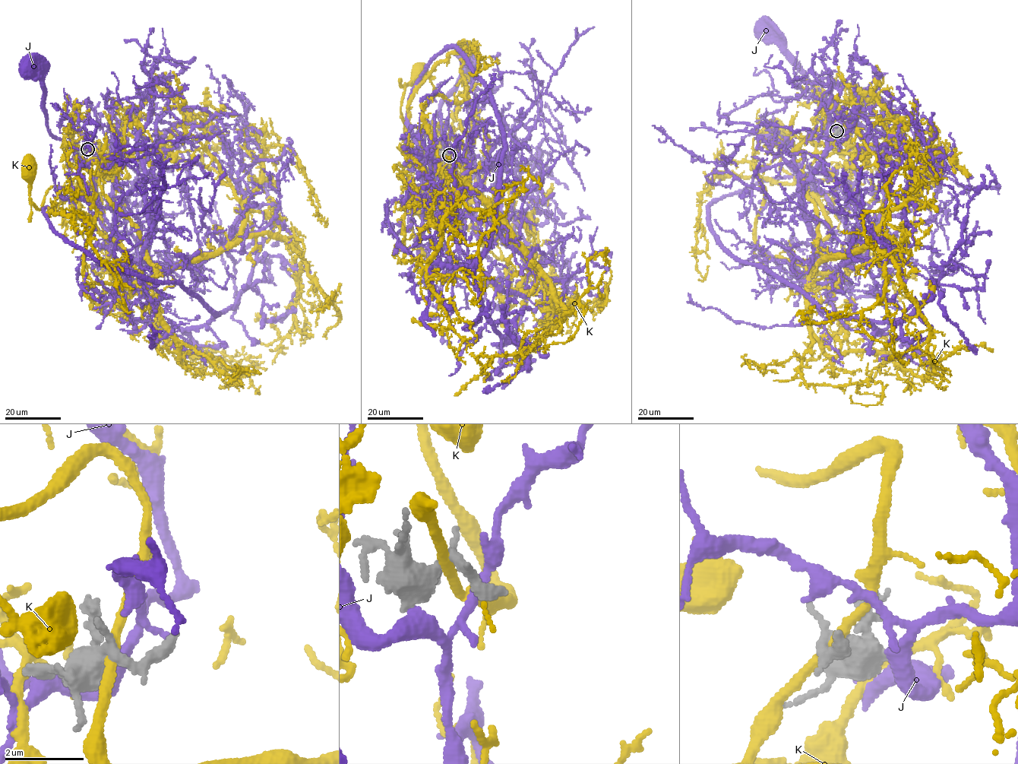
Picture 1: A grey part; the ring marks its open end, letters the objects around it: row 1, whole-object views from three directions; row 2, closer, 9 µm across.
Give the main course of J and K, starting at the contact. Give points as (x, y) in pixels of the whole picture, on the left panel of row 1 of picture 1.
J: (81, 150), (90, 145), (111, 178), (118, 238), (88, 163), (53, 137), (44, 89), (28, 68)
K: (83, 151), (112, 165), (102, 194), (149, 277), (70, 188), (36, 209), (30, 166)

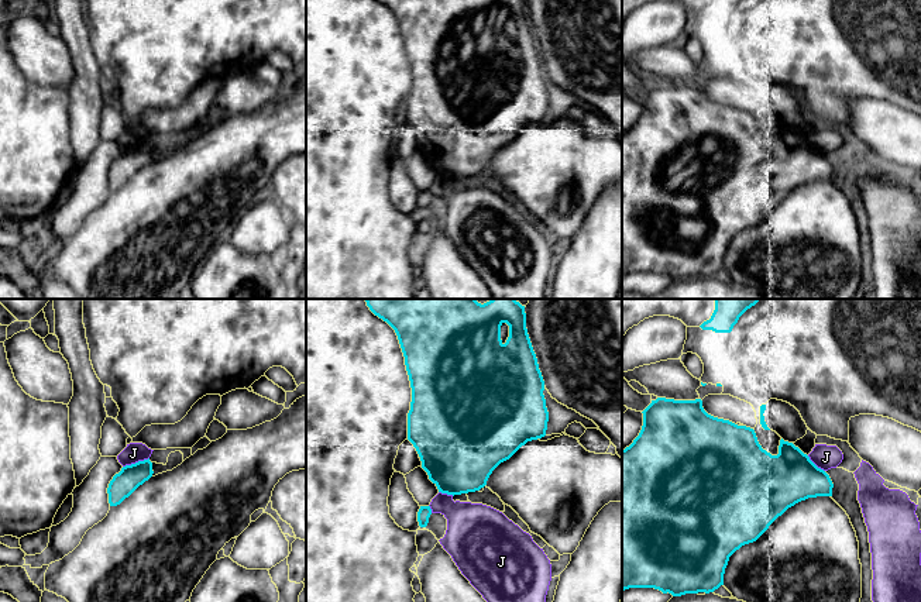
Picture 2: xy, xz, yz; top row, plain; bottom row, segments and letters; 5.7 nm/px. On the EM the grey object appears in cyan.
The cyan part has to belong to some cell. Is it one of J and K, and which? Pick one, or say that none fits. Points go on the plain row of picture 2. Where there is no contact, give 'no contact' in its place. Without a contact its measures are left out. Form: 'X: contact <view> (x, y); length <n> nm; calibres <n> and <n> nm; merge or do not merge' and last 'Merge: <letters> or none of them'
J: contact xy (136, 147); length 160 nm; calibres 140 and 110 nm; do not merge
K: no contact; do not merge
Merge: none of them

